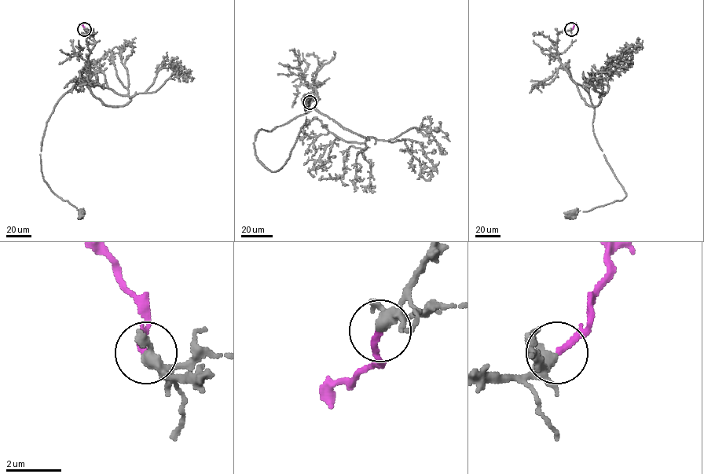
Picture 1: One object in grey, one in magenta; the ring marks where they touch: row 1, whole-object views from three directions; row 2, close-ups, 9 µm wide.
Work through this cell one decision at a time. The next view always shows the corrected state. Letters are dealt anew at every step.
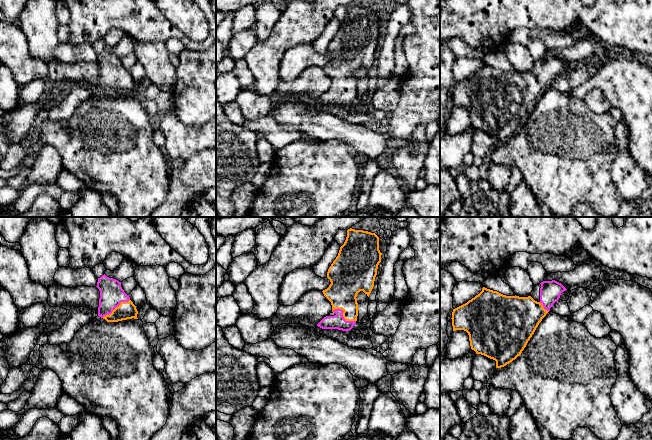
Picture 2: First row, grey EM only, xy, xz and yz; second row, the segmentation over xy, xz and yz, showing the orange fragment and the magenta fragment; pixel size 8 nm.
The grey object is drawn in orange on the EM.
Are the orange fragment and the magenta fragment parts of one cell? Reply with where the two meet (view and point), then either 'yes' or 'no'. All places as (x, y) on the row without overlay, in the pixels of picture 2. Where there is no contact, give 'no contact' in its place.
xz (342, 90) | yes

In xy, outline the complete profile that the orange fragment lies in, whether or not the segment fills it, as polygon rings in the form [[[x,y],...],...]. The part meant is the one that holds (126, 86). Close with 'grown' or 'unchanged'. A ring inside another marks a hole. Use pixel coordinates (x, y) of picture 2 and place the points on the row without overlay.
[[[105,50],[98,54],[100,67],[98,92],[107,98],[118,98],[127,95],[138,95],[136,82],[121,63],[121,58]]] | grown

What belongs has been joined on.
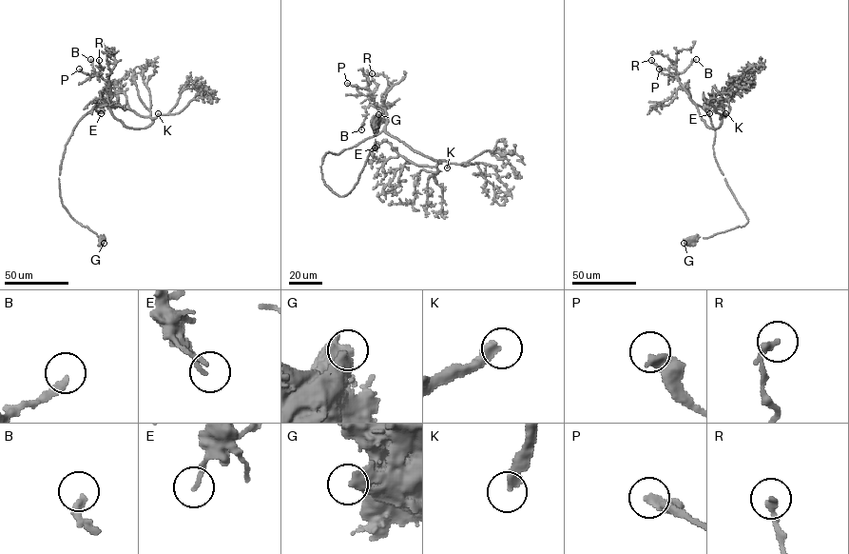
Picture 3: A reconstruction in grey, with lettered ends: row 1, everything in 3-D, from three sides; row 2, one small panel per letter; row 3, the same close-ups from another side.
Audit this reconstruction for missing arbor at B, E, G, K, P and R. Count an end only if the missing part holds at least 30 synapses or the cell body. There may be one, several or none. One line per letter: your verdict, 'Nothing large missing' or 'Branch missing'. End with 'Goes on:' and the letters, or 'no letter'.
B: Branch missing
E: Nothing large missing
G: Nothing large missing
K: Branch missing
P: Nothing large missing
R: Nothing large missing
Goes on: B, K

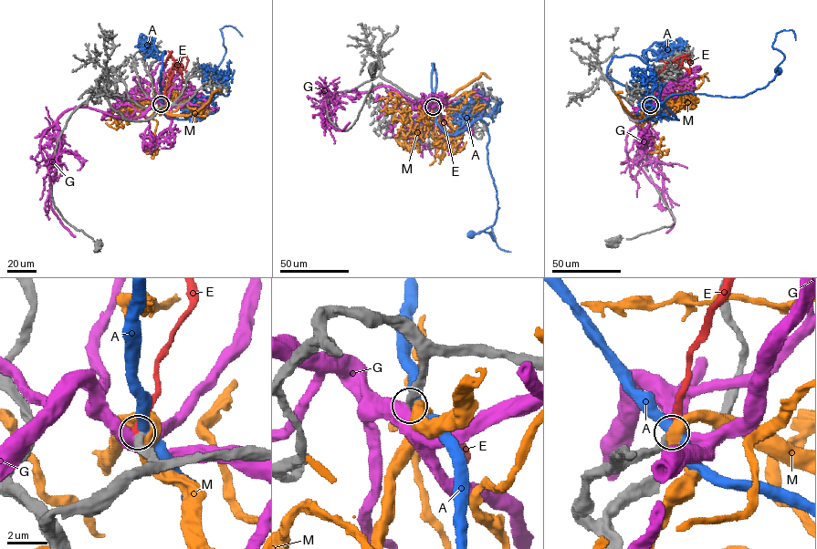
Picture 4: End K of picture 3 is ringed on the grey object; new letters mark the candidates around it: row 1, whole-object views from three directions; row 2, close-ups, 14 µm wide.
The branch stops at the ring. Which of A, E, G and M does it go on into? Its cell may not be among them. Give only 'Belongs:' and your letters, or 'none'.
Belongs: none

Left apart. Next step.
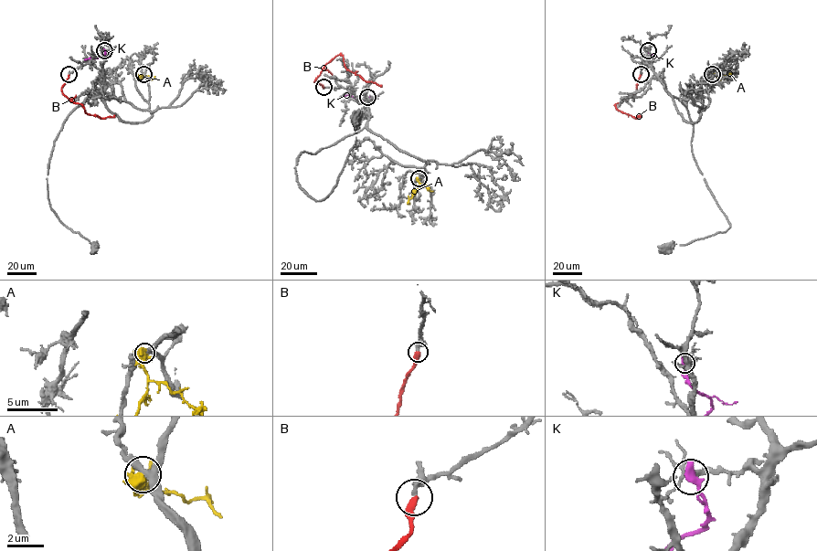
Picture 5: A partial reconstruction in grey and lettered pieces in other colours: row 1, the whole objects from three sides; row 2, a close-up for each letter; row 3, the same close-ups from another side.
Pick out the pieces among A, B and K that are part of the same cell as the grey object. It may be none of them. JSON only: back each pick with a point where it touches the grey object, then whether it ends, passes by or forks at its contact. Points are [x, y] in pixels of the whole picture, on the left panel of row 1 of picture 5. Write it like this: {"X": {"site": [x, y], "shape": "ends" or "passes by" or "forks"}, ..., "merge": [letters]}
{"merge": []}

